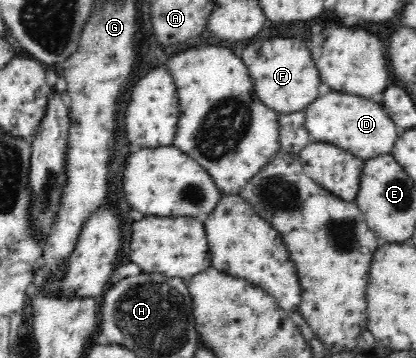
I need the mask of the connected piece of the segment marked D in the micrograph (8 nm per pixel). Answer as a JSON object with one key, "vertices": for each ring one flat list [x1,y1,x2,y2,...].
{"vertices":[[331,90,307,106,305,116,305,127,313,141,333,143,364,161,390,154,400,135,398,126,379,100,358,94]]}

